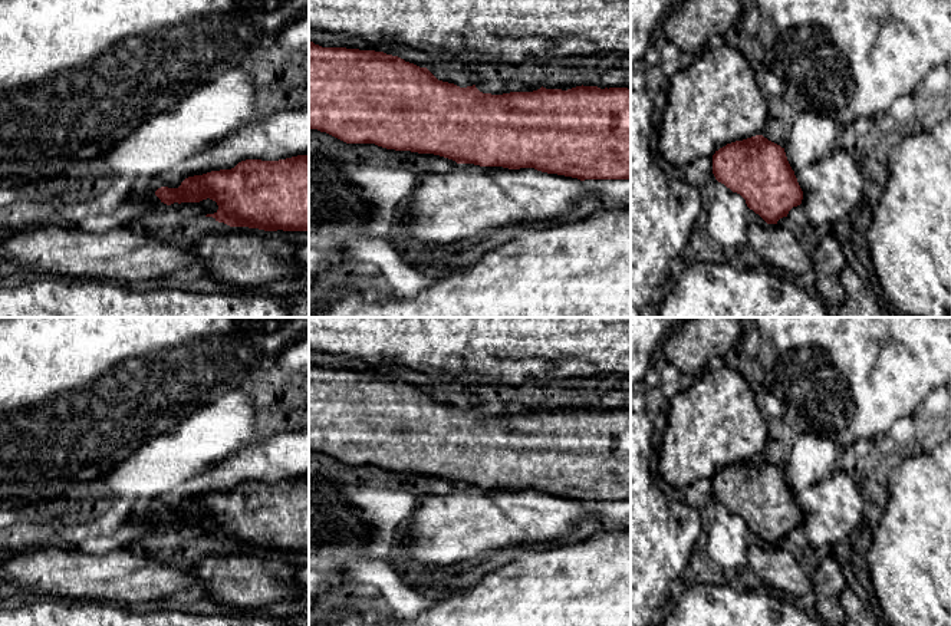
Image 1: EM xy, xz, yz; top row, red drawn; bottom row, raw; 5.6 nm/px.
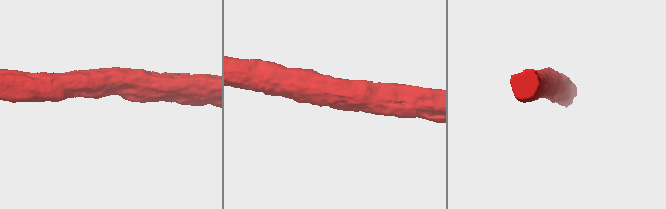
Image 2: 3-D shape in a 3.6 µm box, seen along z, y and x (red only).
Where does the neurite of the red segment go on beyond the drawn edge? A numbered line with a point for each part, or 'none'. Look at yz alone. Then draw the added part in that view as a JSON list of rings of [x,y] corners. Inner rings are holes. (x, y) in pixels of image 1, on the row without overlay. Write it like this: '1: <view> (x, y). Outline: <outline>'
none

